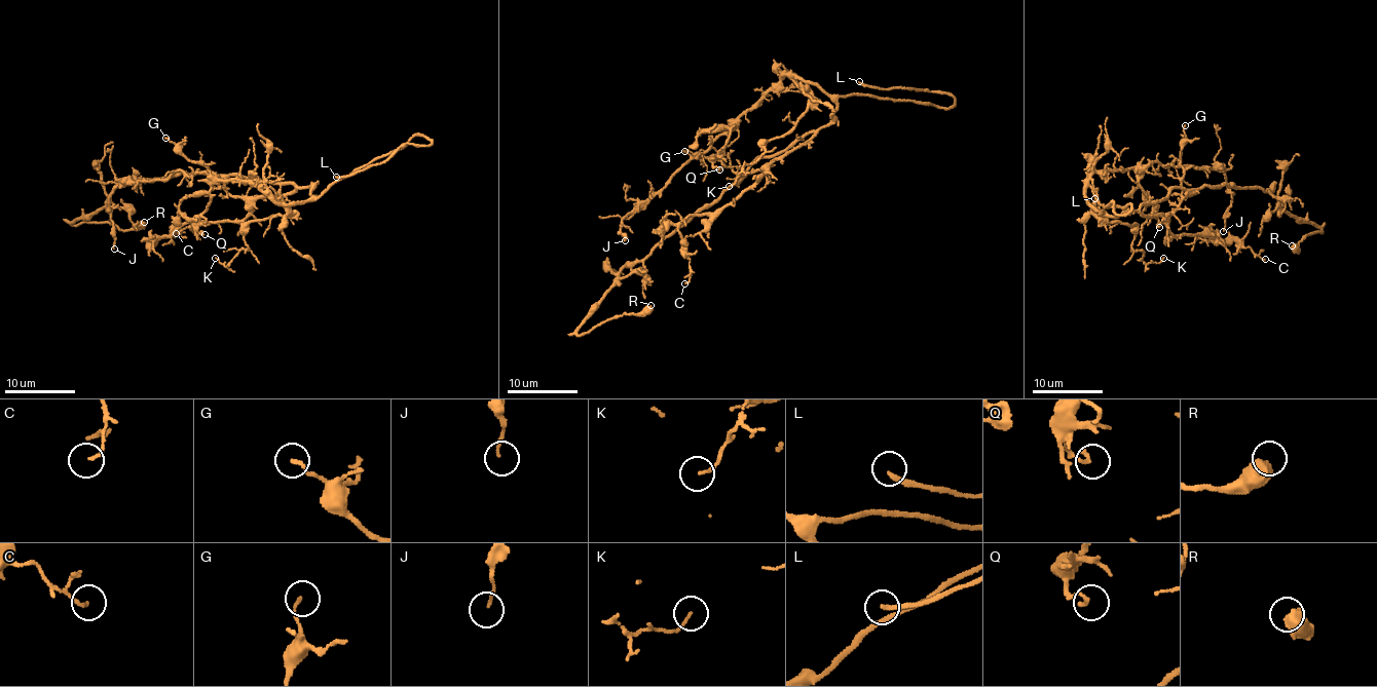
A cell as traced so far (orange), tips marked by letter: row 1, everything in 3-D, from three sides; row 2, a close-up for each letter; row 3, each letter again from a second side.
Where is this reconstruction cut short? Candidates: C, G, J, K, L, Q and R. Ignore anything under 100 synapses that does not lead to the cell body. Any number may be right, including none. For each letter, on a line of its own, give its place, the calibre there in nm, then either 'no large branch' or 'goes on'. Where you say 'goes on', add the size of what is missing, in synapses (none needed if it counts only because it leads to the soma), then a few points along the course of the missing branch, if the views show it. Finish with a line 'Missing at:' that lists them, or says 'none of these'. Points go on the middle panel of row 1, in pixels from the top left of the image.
C: place (684, 283); calibre 120 nm; no large branch
G: place (684, 151); calibre 130 nm; no large branch
J: place (625, 240); calibre 100 nm; no large branch
K: place (729, 186); calibre 120 nm; no large branch
L: place (859, 81); calibre 190 nm; goes on; course (859, 81), (849, 71), (834, 70), (825, 60), (798, 47)
Q: place (719, 169); calibre 180 nm; no large branch
R: place (650, 305); calibre 600 nm; no large branch
Missing at: L

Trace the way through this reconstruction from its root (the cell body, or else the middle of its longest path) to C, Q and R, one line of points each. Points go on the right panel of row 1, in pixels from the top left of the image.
C: (1145, 204), (1141, 213), (1161, 215), (1177, 235), (1195, 235), (1205, 227), (1206, 233), (1239, 240), (1265, 259)
Q: (1145, 204), (1108, 217), (1088, 202), (1085, 181), (1108, 167), (1141, 174), (1140, 187), (1154, 205), (1159, 227)
R: (1145, 204), (1165, 198), (1177, 186), (1270, 189), (1277, 206), (1322, 232), (1308, 234), (1297, 251), (1292, 245)

